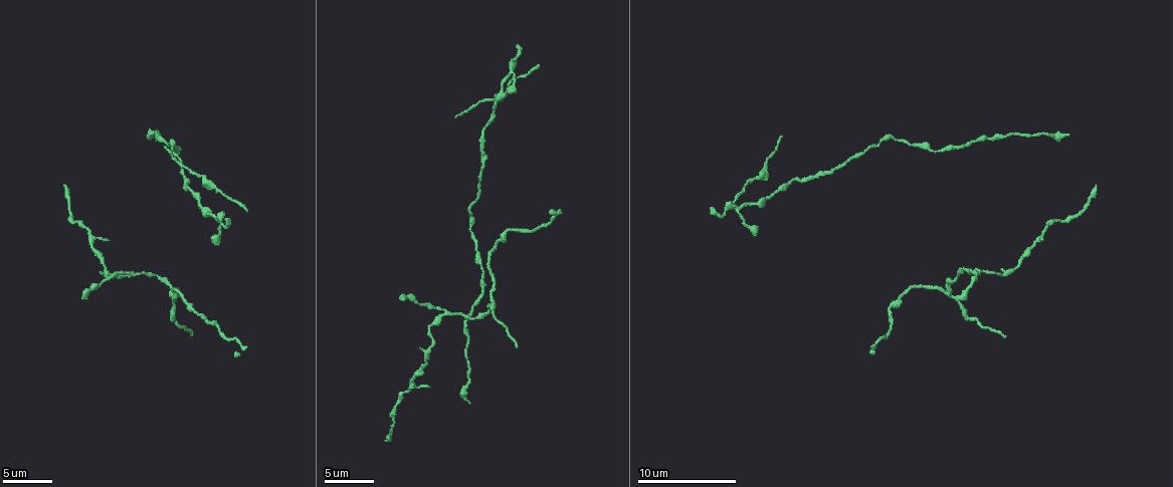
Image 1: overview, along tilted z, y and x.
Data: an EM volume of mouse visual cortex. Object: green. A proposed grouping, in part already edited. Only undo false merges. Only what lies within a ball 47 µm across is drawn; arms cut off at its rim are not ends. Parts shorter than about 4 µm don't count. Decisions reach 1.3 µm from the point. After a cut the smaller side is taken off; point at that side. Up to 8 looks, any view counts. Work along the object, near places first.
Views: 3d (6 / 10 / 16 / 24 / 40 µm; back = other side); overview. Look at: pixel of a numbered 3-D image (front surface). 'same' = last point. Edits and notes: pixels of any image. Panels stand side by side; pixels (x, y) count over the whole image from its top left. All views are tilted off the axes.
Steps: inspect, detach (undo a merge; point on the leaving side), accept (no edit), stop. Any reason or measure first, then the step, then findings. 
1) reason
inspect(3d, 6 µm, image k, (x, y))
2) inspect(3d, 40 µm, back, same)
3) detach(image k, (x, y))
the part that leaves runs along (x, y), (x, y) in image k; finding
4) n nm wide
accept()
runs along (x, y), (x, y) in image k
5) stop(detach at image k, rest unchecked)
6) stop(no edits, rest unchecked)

arms part here
inspect(3d, 10 µm, image 1, (778, 191))

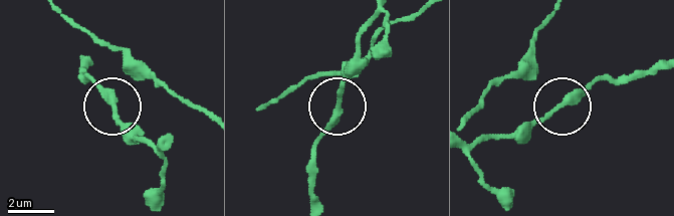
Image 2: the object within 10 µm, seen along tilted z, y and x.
inspect(3d, 6 µm, image 2, (339, 107))

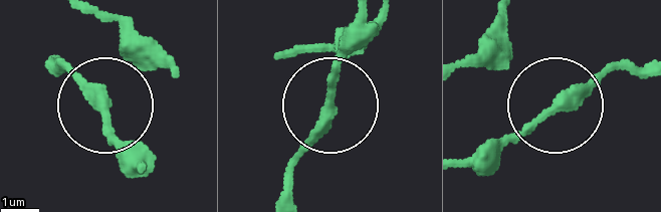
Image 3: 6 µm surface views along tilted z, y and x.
side arm 9 µm
accept()
runs along (648, 66), (601, 73), (556, 103), (495, 55) in image 3; one neuron here

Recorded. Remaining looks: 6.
calibre changes
inspect(3d, 6 µm, image 1, (913, 144))

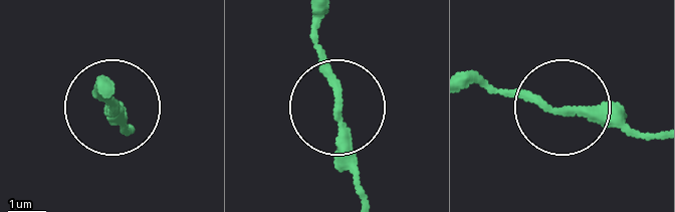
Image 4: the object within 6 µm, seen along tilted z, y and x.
210 nm wide
accept()
runs along (357, 194), (311, 19) in image 4; continuous, no second neuron

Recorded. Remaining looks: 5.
two arms in line, one across
inspect(3d, 6 µm, image 1, (492, 299))

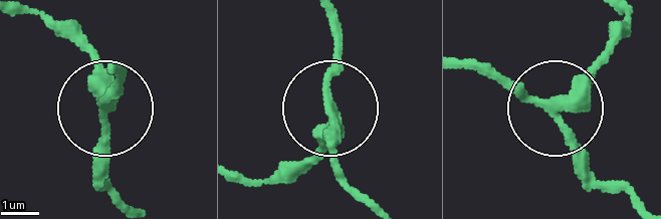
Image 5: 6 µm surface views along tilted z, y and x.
inspect(3d, 6 µm, back, image 5, (555, 115))

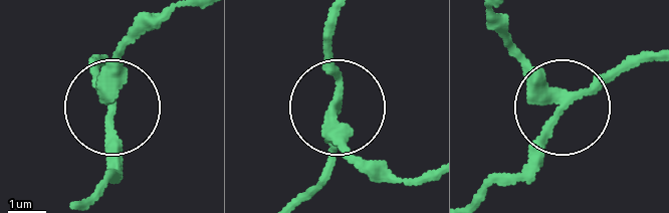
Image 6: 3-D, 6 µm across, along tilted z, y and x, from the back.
230 nm wide
accept()
runs along (491, 12), (558, 111), (550, 140), (509, 184) in image 6; all the same neuron

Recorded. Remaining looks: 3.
inspect(3d, 10 µm, image 1, (127, 271))

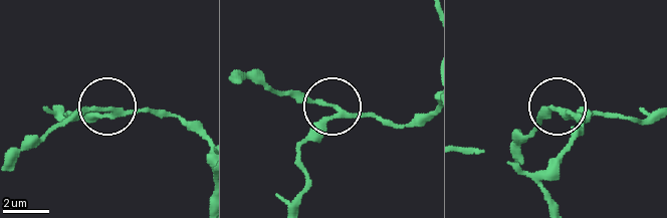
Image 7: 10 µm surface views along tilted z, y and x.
side arm 6 µm
accept()
all the same neuron

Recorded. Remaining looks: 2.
stop(no edits, rest unchecked)

